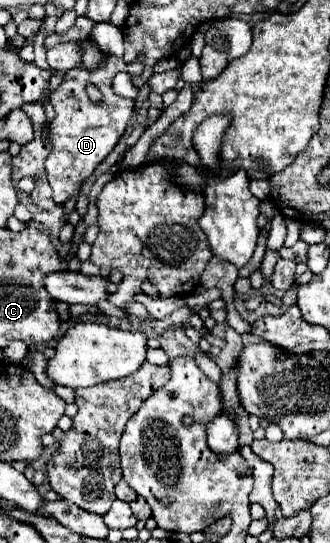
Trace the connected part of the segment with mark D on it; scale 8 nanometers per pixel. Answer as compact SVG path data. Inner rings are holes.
M112 54L102 56L102 66L96 70L86 68L72 68L66 72L64 82L58 90L52 92L50 102L56 110L56 118L50 124L50 142L52 150L46 158L46 174L48 182L54 190L54 202L64 204L74 192L80 190L82 182L96 170L96 166L110 154L110 150L116 146L116 142L122 138L128 118L134 110L134 100L120 98L112 92L112 76L120 70L124 72L142 72L144 64L141 58L132 63L124 64L122 58L116 58ZM96 84L102 92L100 102L90 102L86 94L86 86Z

